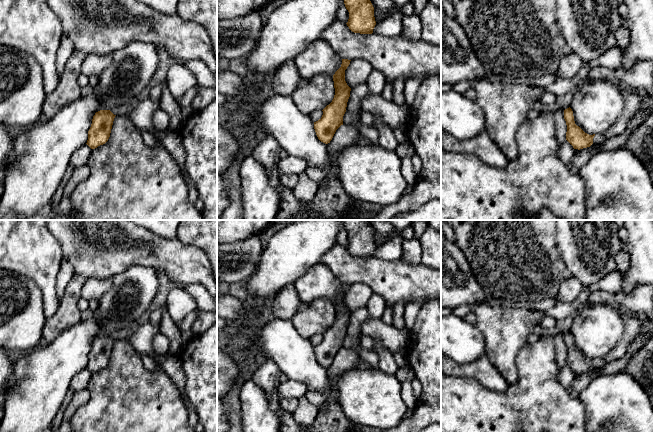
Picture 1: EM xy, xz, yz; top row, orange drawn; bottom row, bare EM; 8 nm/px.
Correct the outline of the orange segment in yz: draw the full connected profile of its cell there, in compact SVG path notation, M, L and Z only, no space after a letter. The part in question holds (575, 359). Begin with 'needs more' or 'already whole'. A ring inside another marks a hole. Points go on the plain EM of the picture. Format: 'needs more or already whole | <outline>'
needs more | M570 331L564 334L564 343L567 349L566 364L574 373L580 374L592 368L602 368L605 365L605 357L589 359L577 350Z

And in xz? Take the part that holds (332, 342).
already whole | M342 283L341 291L333 299L335 319L332 326L322 335L322 341L314 346L314 353L318 363L328 368L332 364L336 354L343 349L343 340L346 336L347 326L351 312L345 305L345 294L351 284Z

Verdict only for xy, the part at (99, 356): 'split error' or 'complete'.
complete

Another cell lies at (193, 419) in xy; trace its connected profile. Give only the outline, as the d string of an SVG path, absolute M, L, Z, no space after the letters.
M190 401L188 403L186 403L185 406L188 411L189 424L191 427L194 427L199 422L197 411L196 411L195 407L190 403Z

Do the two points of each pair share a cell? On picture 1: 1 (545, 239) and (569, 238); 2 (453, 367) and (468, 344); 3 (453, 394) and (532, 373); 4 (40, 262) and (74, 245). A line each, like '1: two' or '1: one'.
1: two
2: two
3: one
4: two

